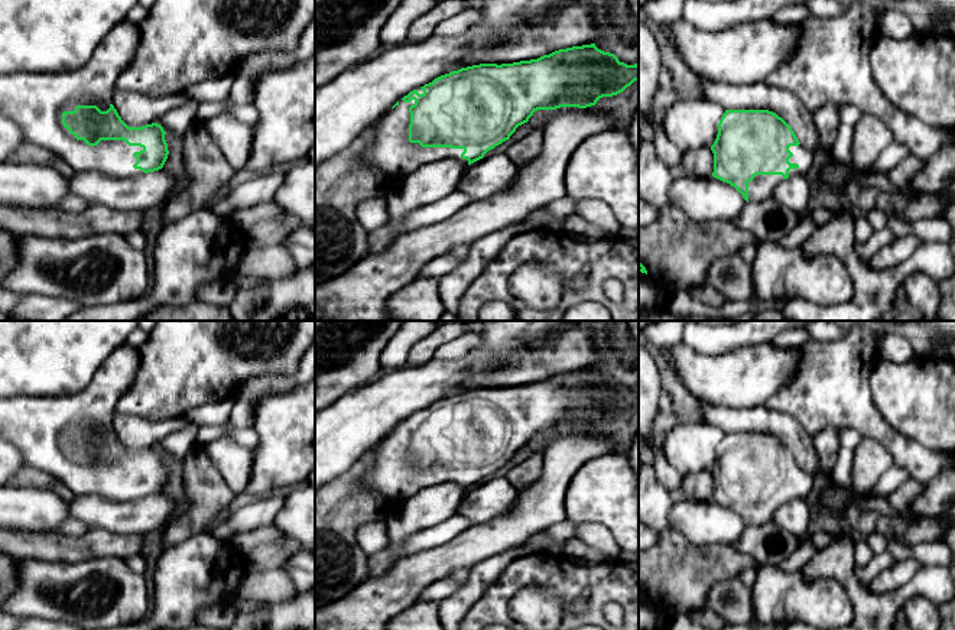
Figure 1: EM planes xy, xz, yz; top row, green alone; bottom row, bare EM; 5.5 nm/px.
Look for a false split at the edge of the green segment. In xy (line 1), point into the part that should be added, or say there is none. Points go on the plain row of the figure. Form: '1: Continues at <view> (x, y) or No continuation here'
1: Continues at xy (35, 425)

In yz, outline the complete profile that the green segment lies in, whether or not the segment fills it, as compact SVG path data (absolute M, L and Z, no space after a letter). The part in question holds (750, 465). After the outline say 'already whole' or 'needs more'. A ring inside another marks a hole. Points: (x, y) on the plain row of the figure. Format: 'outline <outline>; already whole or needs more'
outline M725 433L711 474L712 500L734 510L747 526L770 522L782 504L792 499L805 499L813 484L812 477L799 467L792 451L769 433Z; needs more

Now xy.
outline M127 344L117 347L98 367L88 386L65 396L0 397L0 439L10 441L27 467L35 467L64 483L75 496L100 496L113 501L131 501L163 491L169 474L166 455L157 446L129 451L111 428L120 397L130 387L139 370L139 351Z; needs more

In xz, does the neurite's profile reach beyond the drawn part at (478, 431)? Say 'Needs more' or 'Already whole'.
Needs more

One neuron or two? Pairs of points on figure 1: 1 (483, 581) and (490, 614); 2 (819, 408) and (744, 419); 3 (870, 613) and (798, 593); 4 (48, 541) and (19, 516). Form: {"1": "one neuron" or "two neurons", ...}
{"1": "two neurons", "2": "two neurons", "3": "two neurons", "4": "two neurons"}

